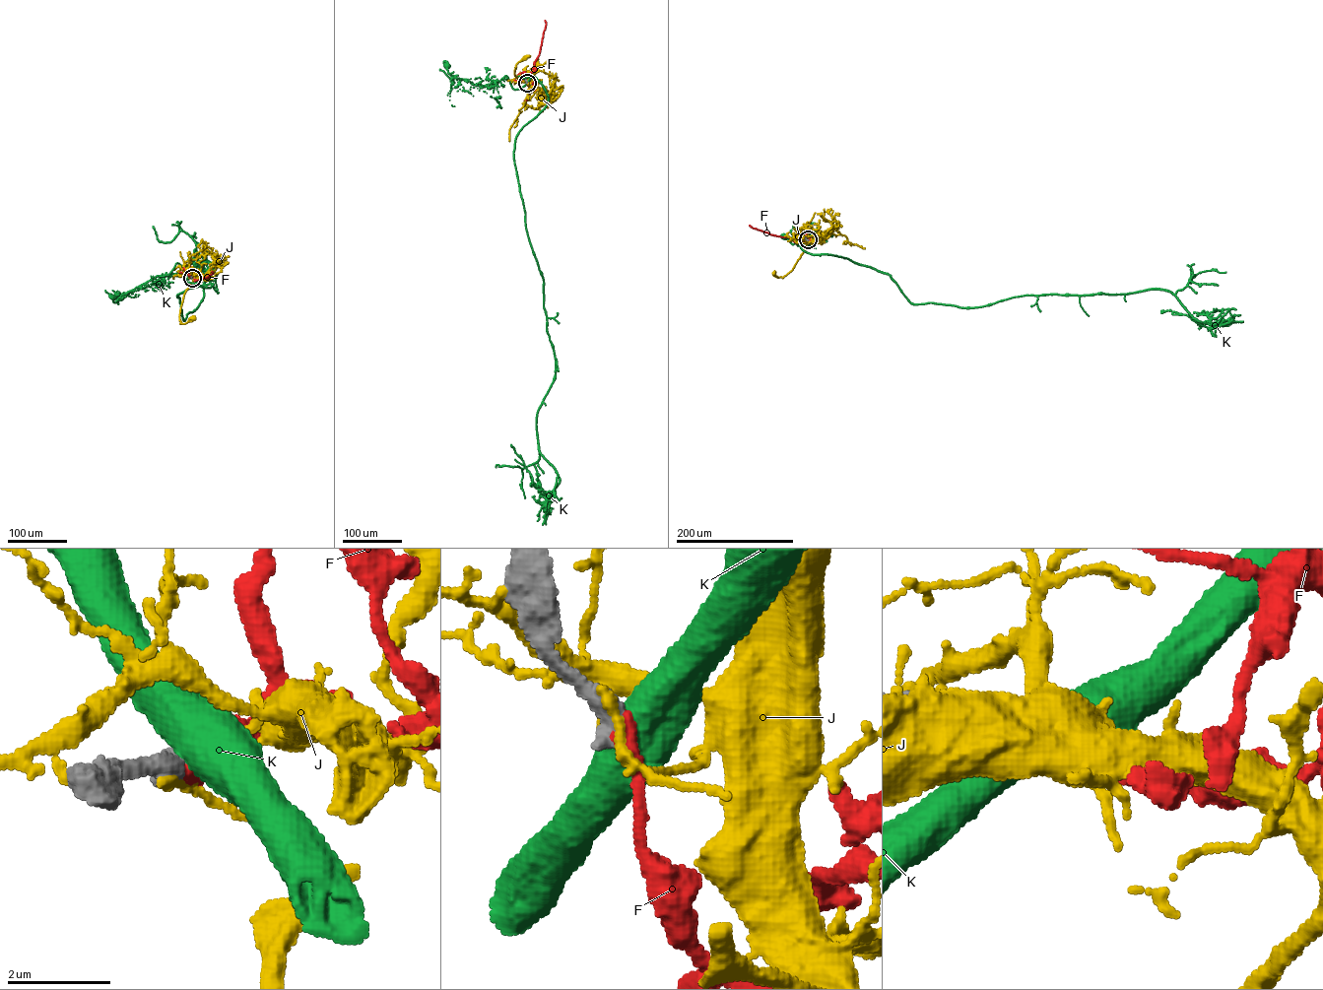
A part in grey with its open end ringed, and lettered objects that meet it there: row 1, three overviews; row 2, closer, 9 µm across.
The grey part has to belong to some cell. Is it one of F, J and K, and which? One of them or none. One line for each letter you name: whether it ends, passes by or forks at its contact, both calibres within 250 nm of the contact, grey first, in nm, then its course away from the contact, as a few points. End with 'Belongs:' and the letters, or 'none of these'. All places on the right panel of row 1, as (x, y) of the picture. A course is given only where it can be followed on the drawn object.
F: it ends there; 480 nm thick on the grey side, 320 nm on the other; it runs (808, 239), (814, 241), (794, 241), (749, 225)
Belongs: F

